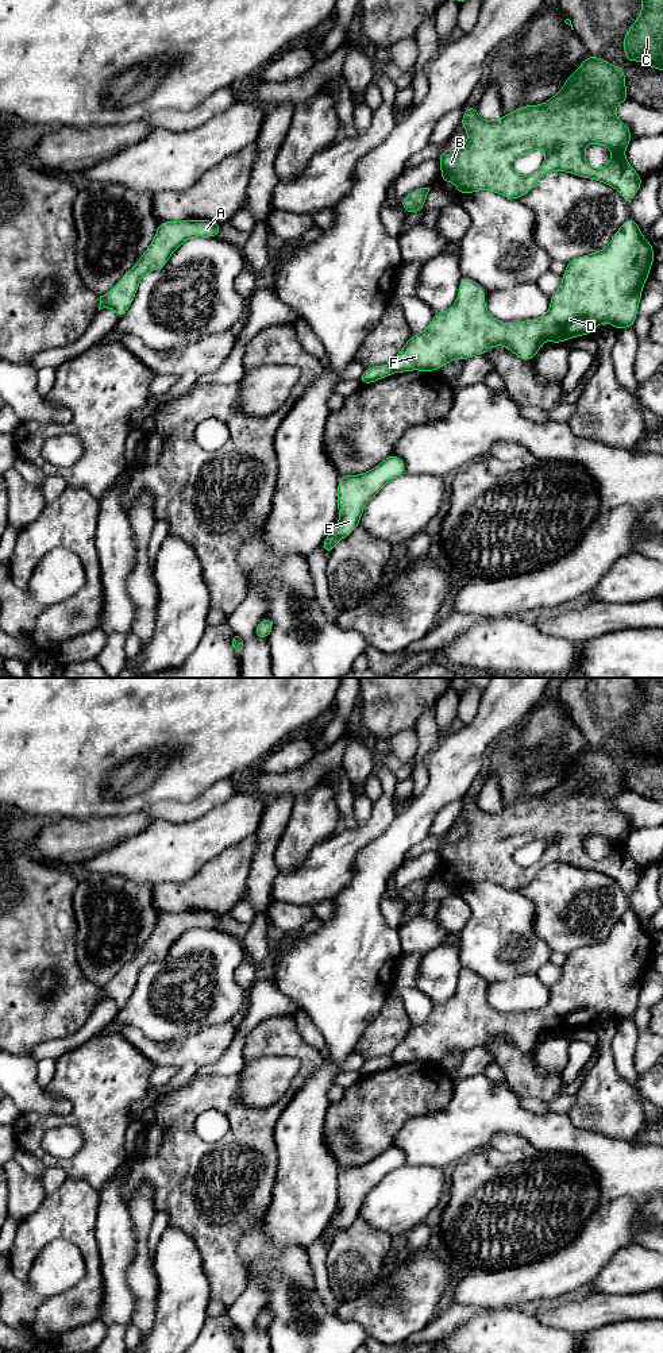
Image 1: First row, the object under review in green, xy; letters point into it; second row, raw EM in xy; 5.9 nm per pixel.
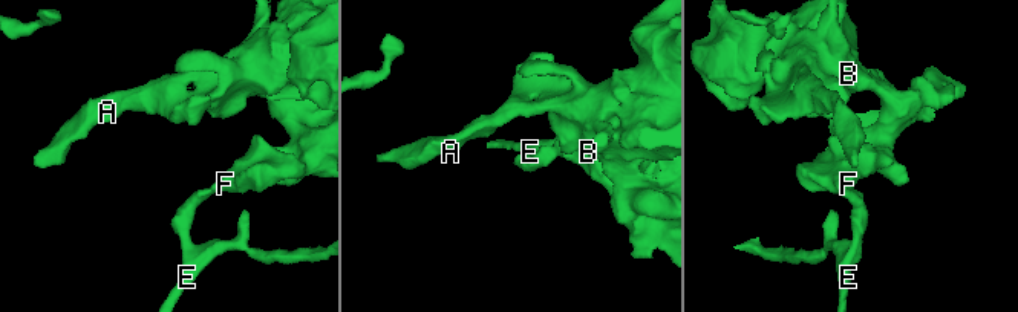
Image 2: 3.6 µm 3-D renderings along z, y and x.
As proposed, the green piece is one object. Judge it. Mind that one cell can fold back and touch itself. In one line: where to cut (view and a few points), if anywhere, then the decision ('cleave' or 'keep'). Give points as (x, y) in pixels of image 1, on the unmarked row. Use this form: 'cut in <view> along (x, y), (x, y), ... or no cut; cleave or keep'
cut in xy along (390, 1056), (394, 1063); cleave

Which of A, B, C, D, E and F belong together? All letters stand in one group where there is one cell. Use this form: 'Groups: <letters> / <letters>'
Groups: A B C D F / E

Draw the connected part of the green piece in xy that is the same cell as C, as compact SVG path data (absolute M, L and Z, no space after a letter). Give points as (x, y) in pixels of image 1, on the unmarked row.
M663 678L637 679L641 704L622 729L625 749L663 762Z

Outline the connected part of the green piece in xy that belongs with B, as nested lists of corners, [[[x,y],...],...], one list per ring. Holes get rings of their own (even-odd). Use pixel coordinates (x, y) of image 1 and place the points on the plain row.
[[[589,747],[579,759],[566,770],[563,779],[544,795],[524,797],[512,805],[504,805],[500,812],[493,813],[481,810],[477,805],[477,797],[469,798],[465,801],[460,812],[460,816],[469,826],[467,833],[455,843],[450,840],[442,843],[437,852],[442,860],[440,874],[454,874],[462,887],[479,882],[490,882],[506,890],[519,891],[531,883],[546,866],[551,863],[567,863],[582,870],[601,872],[614,879],[627,893],[631,893],[637,886],[643,870],[625,849],[625,840],[633,830],[631,821],[614,806],[618,795],[627,791],[629,791],[629,787],[627,785],[622,758],[614,758],[604,749]],[[591,834],[604,836],[612,843],[612,851],[601,860],[590,857],[586,852],[585,839]],[[535,840],[544,841],[546,849],[543,856],[531,867],[519,866],[514,861],[514,853]]]

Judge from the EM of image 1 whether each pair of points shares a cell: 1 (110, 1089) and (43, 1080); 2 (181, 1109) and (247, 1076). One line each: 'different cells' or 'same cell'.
1: different cells
2: different cells

